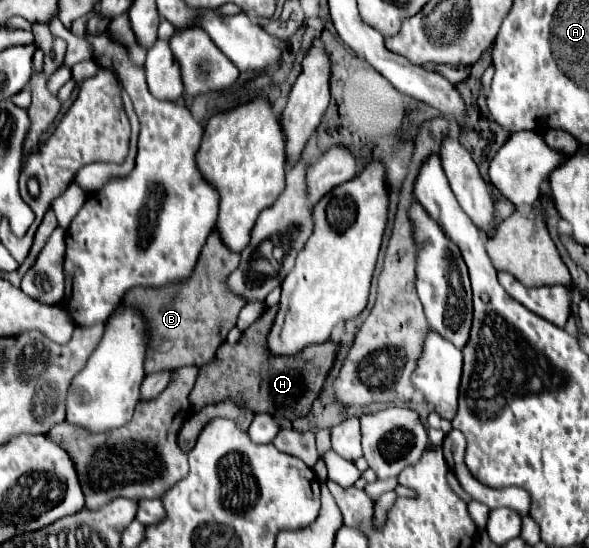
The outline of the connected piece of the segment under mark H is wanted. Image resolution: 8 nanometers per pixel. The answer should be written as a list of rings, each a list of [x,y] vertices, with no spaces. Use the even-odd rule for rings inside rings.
[[[277,304],[273,308],[267,308],[265,314],[243,332],[241,340],[235,346],[225,342],[223,346],[219,346],[213,362],[199,368],[197,384],[189,396],[193,410],[199,410],[207,404],[217,404],[223,398],[233,398],[237,402],[249,400],[249,408],[255,414],[267,412],[275,418],[287,420],[305,416],[311,410],[311,404],[319,398],[325,378],[337,358],[339,344],[329,340],[325,344],[305,346],[295,356],[271,356],[271,352],[265,348],[265,338],[273,326],[277,310]]]

